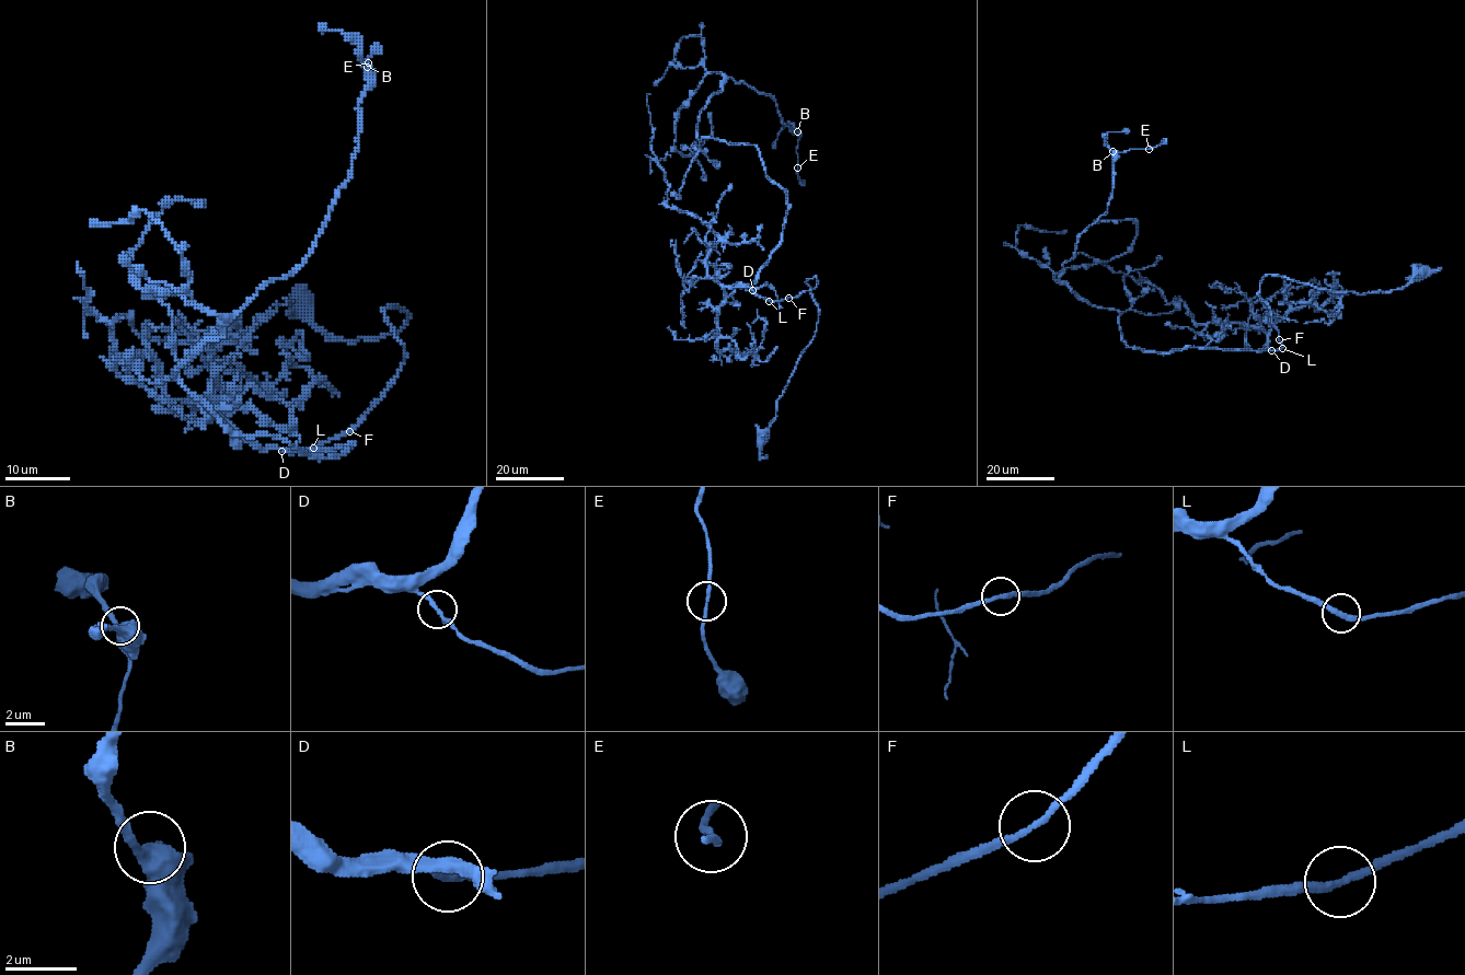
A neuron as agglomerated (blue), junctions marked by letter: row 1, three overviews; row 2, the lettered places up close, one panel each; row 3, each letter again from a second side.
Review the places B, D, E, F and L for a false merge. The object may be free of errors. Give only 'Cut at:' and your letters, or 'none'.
Cut at: none

